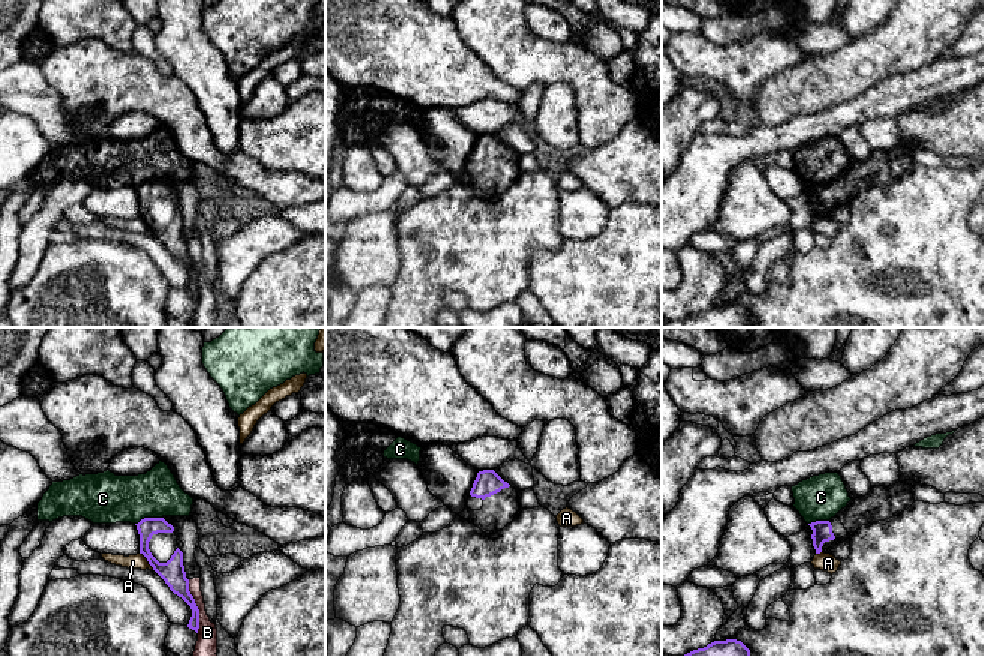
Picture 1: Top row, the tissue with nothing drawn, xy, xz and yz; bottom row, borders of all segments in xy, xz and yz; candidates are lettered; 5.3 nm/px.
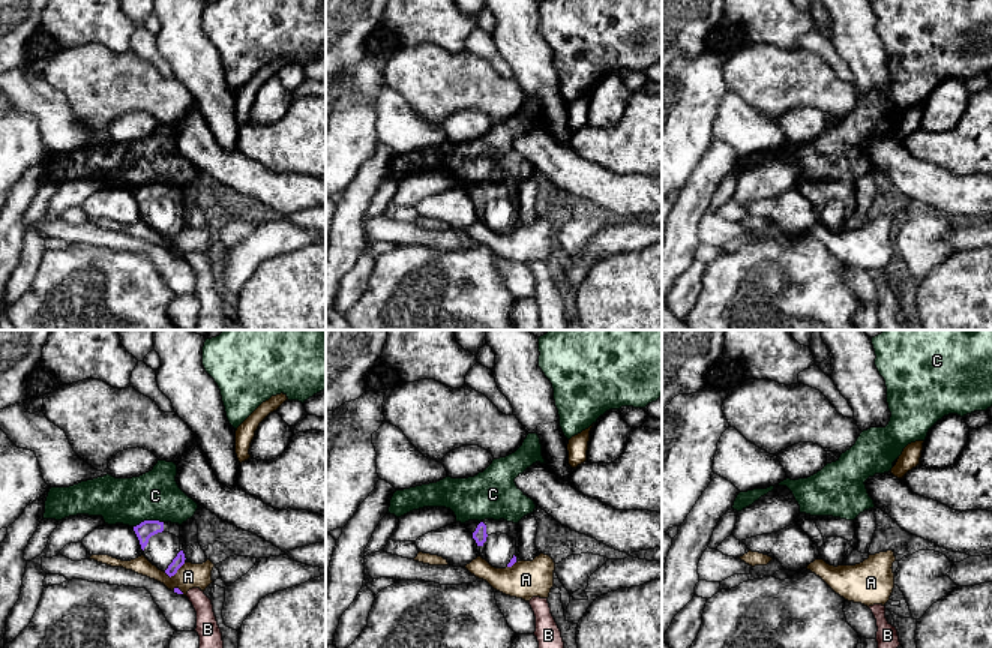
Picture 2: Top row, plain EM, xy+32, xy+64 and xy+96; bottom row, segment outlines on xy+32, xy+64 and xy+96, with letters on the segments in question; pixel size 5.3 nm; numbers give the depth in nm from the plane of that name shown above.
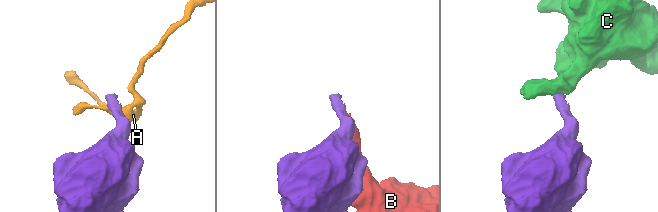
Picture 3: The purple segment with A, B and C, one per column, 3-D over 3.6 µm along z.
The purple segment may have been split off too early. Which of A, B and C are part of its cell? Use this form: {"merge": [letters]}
{"merge": []}

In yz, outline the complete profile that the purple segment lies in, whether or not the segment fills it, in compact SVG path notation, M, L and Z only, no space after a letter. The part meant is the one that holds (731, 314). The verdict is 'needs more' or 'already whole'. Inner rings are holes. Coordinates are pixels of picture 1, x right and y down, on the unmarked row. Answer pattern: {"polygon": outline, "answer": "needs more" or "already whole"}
{"polygon": "M736 303L714 305L684 320L670 320L662 327L752 327L750 314Z", "answer": "already whole"}

